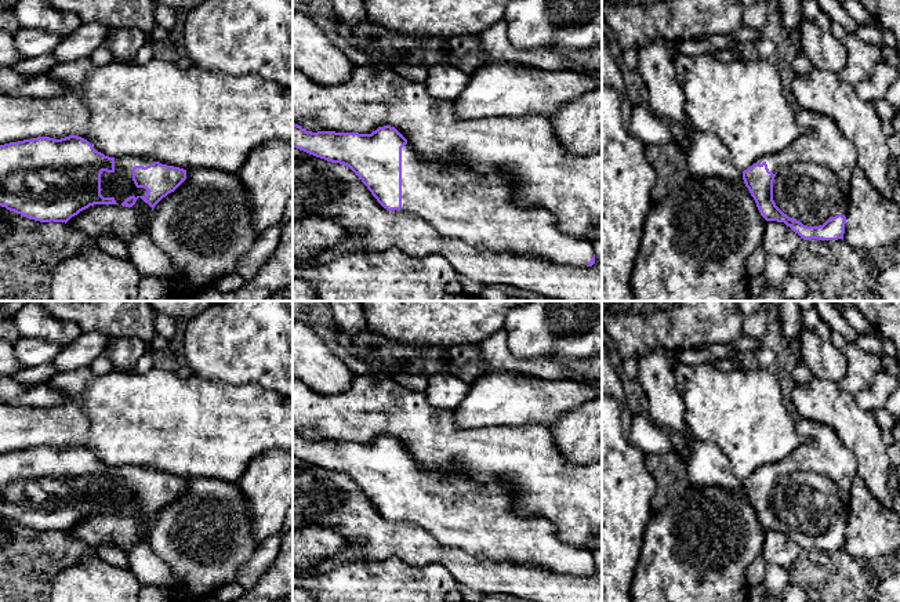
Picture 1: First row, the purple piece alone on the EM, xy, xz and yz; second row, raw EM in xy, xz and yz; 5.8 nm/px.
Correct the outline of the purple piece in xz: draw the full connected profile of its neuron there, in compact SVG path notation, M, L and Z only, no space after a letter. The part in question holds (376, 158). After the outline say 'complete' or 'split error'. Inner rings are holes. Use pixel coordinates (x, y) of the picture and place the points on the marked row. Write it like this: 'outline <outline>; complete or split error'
outline M293 124L293 148L349 167L384 208L421 218L443 236L490 251L531 255L562 265L587 268L595 264L591 236L566 233L545 208L516 203L509 182L498 171L482 175L457 162L440 166L425 160L395 127L359 134L312 133Z; split error

